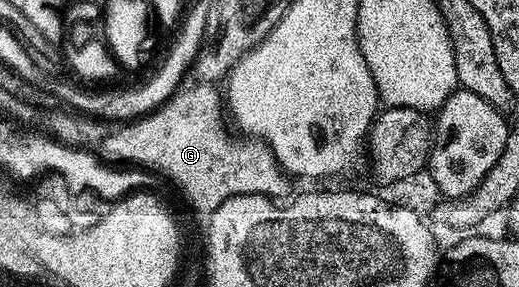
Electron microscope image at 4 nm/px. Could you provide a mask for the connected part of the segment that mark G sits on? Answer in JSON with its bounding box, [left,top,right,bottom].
[99,82,290,212]

